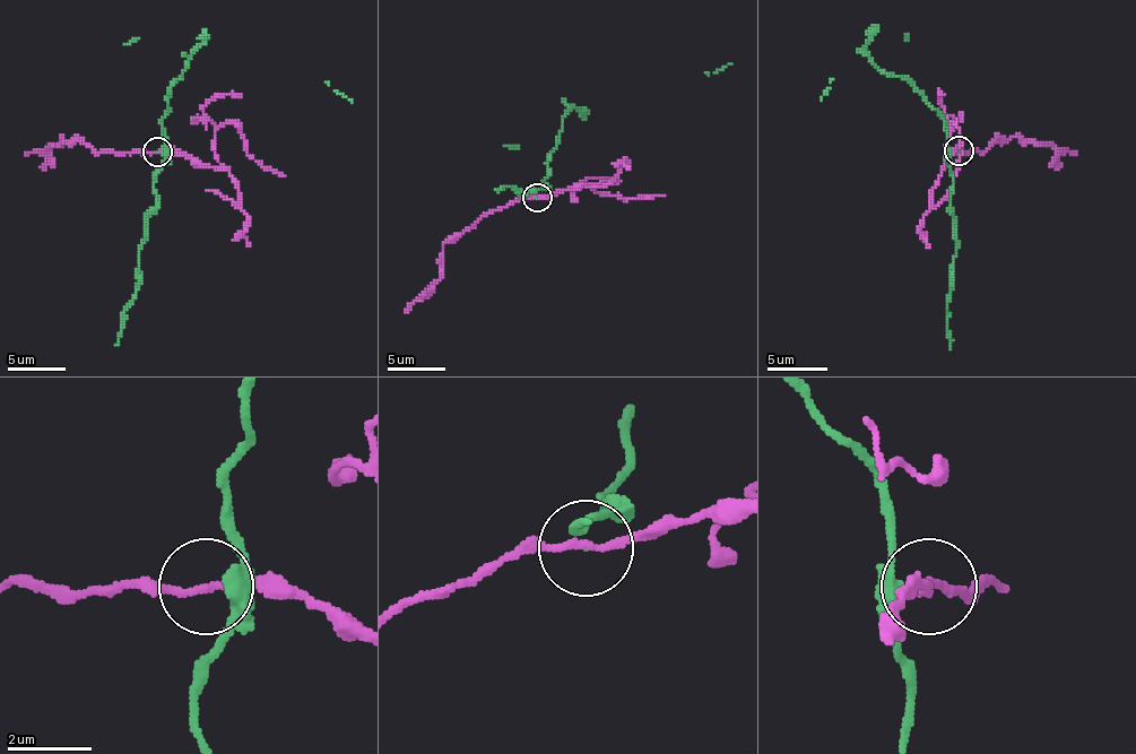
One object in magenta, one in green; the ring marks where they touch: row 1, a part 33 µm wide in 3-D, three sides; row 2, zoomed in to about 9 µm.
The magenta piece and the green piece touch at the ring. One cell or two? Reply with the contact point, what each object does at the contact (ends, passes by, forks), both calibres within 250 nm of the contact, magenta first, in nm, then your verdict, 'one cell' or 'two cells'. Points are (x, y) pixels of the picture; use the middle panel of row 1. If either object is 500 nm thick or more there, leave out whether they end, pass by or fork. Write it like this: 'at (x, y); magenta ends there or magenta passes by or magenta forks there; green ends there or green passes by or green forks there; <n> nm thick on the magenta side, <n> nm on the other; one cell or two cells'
at (537, 198); magenta passes by; green ends there; 170 nm thick on the magenta side, 50 nm on the other; two cells

